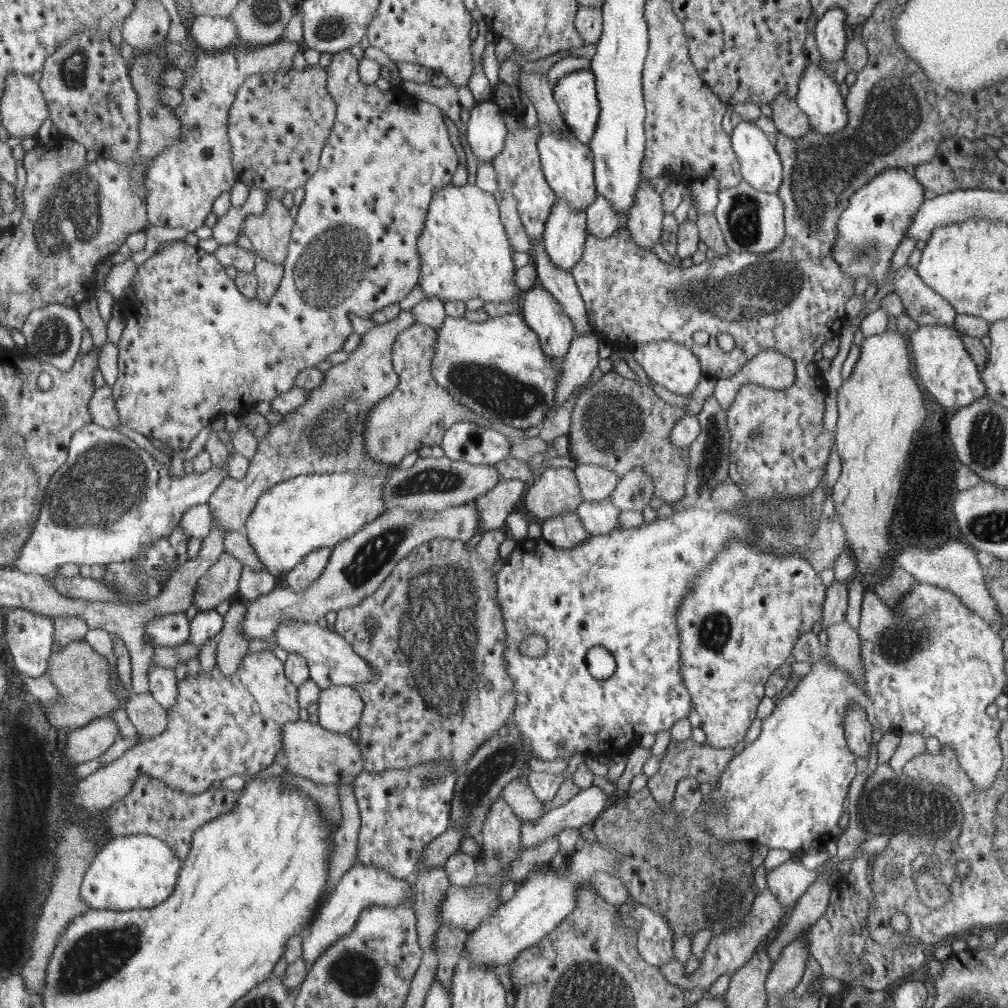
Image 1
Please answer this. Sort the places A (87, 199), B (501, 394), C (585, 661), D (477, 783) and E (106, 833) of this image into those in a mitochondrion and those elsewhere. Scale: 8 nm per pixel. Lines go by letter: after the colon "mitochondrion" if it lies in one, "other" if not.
A: mitochondrion
B: mitochondrion
C: other
D: mitochondrion
E: other

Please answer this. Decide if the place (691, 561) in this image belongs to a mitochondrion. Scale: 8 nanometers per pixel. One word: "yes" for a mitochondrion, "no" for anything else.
no

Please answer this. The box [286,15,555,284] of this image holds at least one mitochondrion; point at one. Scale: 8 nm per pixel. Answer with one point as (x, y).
(445, 255)

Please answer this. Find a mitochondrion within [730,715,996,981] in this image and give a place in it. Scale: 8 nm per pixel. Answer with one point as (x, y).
(887, 806)

